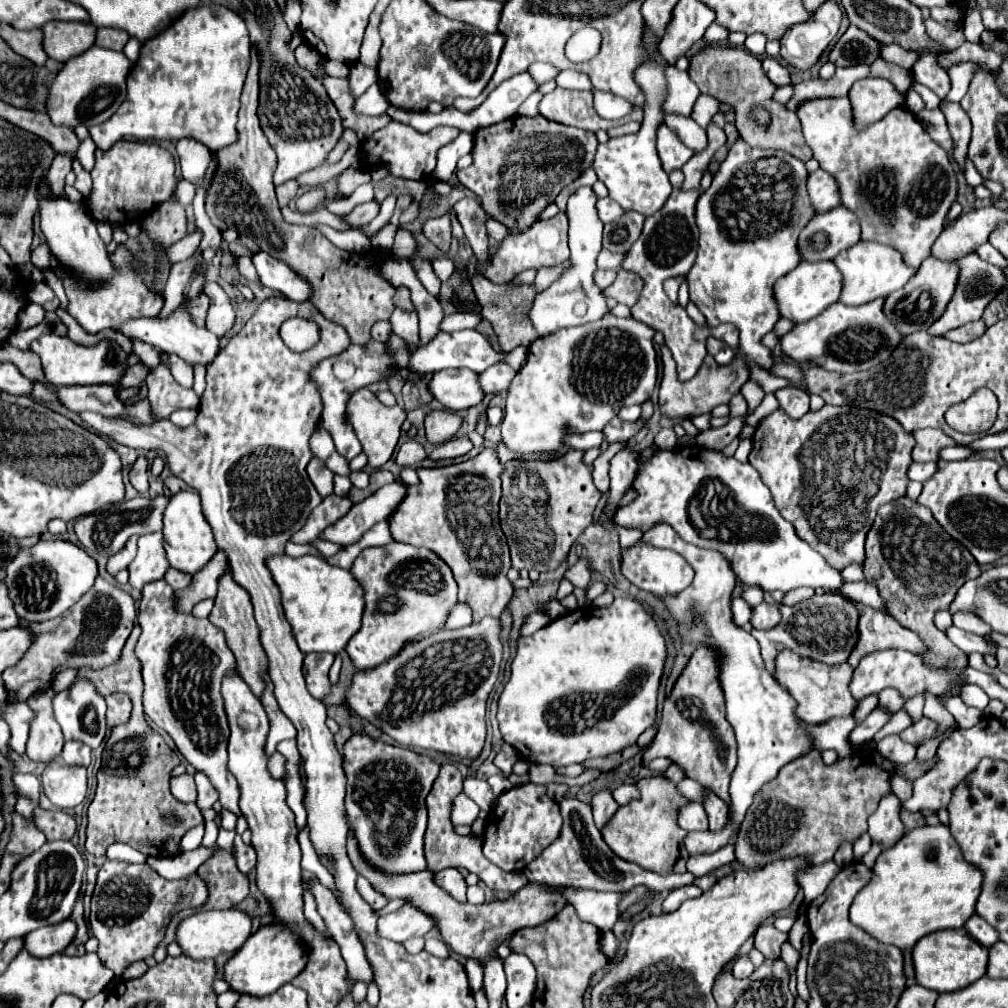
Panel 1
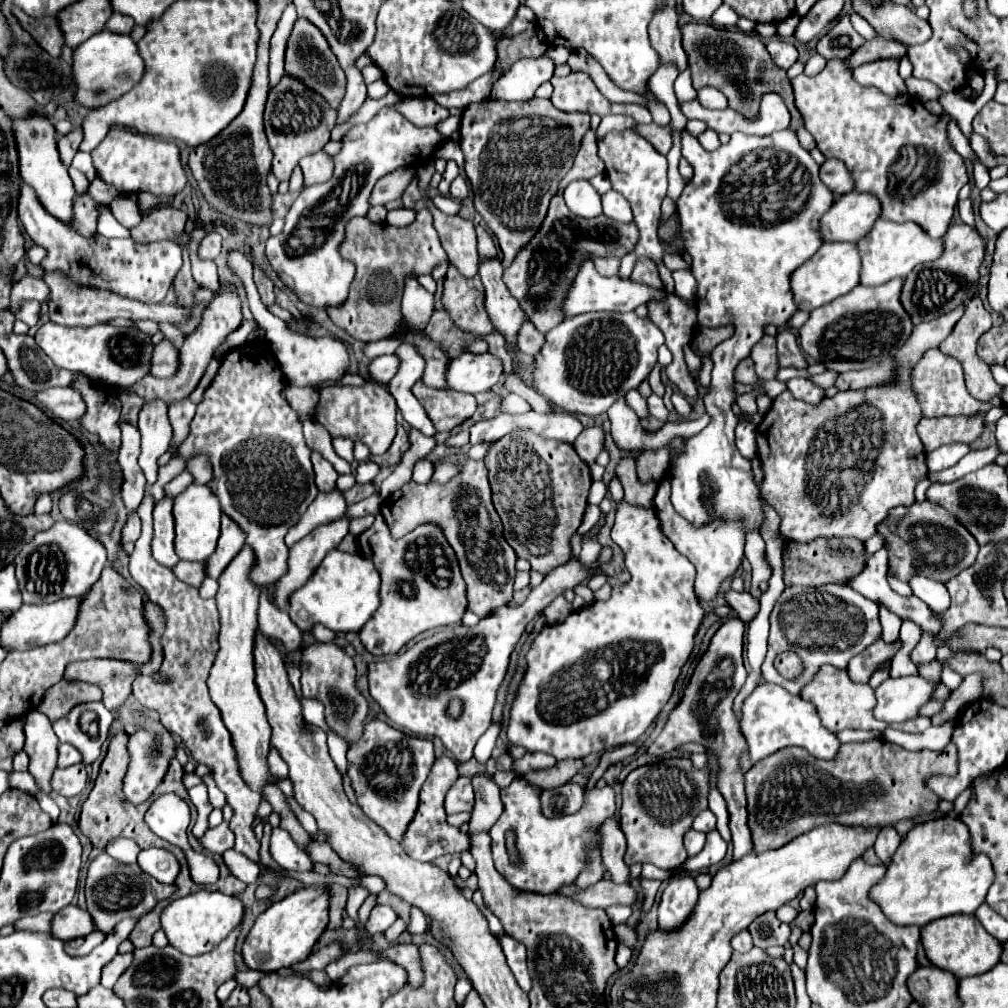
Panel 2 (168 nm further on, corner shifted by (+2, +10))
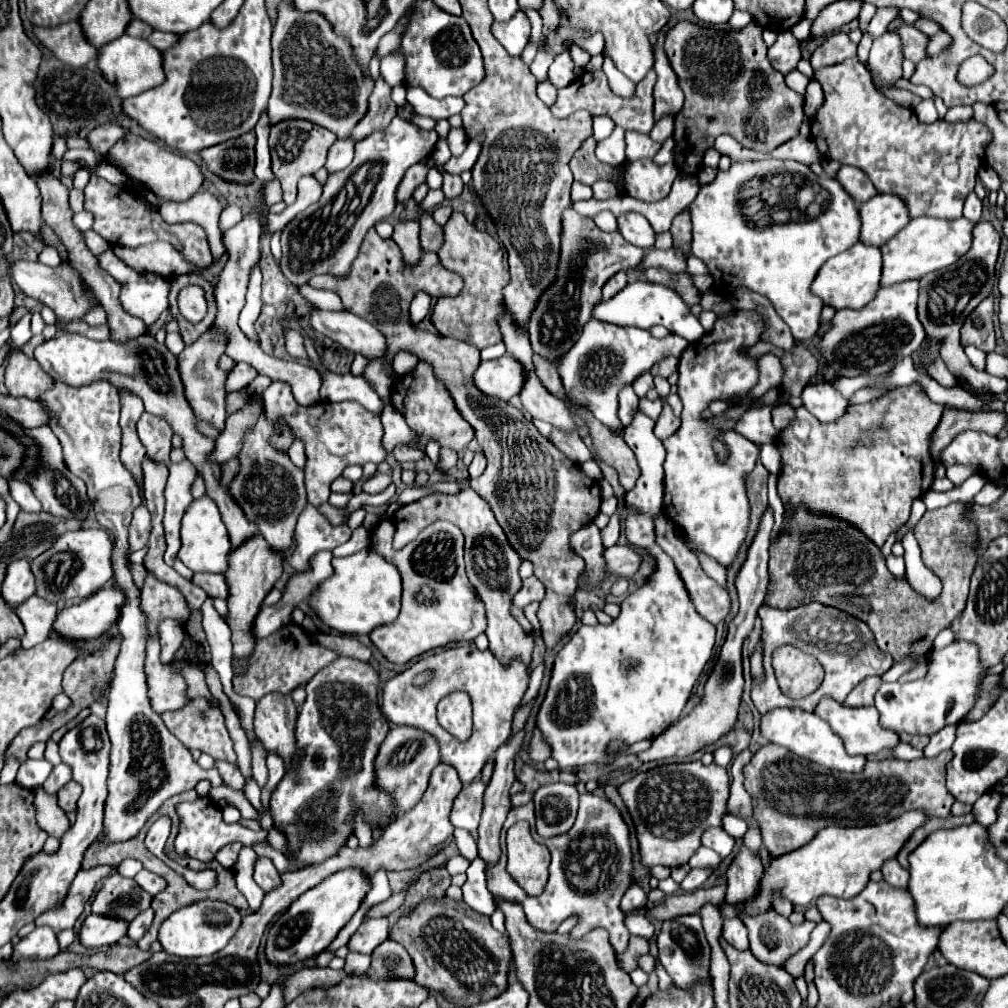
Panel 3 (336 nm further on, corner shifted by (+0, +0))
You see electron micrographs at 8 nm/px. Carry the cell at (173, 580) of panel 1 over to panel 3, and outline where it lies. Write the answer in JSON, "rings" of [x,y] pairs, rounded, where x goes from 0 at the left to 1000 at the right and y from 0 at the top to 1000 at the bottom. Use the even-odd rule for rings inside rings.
{"rings":[[[193,569],[191,577],[195,581],[199,581],[211,593],[225,593],[227,591],[223,569]]]}

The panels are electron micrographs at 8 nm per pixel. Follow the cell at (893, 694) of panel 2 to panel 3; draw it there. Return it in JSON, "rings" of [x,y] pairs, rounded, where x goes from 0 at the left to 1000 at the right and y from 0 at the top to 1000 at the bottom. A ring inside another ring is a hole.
{"rings":[[[947,635],[945,639],[926,645],[920,669],[900,679],[874,679],[868,688],[868,702],[874,708],[874,720],[900,728],[928,728],[941,718],[951,718],[959,712],[967,694],[971,692],[971,679],[979,663],[971,653],[971,641],[959,635]]]}

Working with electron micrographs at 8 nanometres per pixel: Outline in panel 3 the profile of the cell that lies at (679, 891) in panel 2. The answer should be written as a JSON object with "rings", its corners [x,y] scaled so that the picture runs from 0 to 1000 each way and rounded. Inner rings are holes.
{"rings":[[[693,907],[688,909],[672,909],[668,913],[660,913],[658,921],[652,929],[654,938],[654,952],[668,970],[670,978],[674,980],[686,980],[691,974],[697,974],[703,970],[703,952],[705,952],[705,940],[699,931],[695,911]]]}

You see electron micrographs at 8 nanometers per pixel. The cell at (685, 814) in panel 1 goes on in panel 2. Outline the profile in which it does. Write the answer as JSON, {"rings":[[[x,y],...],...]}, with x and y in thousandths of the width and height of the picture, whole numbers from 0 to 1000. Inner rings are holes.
{"rings":[[[701,802],[701,804],[695,804],[689,813],[688,813],[688,821],[689,823],[695,823],[695,825],[703,825],[709,821],[709,808]]]}

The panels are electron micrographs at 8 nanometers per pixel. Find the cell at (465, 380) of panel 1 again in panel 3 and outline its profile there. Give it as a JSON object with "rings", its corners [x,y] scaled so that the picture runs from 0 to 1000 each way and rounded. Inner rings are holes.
{"rings":[[[501,351],[499,355],[477,359],[469,375],[473,379],[473,385],[483,393],[495,397],[507,397],[519,387],[523,369],[515,357]]]}

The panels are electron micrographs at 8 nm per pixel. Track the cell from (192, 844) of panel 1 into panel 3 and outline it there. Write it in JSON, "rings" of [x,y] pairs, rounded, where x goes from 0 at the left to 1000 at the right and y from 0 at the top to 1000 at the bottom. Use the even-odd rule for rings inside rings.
{"rings":[[[197,792],[193,796],[182,796],[182,798],[176,800],[176,808],[178,808],[180,817],[178,817],[178,825],[176,825],[176,831],[174,831],[174,845],[180,847],[180,849],[195,851],[199,855],[209,855],[213,851],[213,847],[229,835],[241,835],[243,839],[251,839],[253,835],[265,833],[263,823],[251,825],[251,823],[239,819],[237,815],[235,817],[223,817],[219,804],[207,792]]]}

